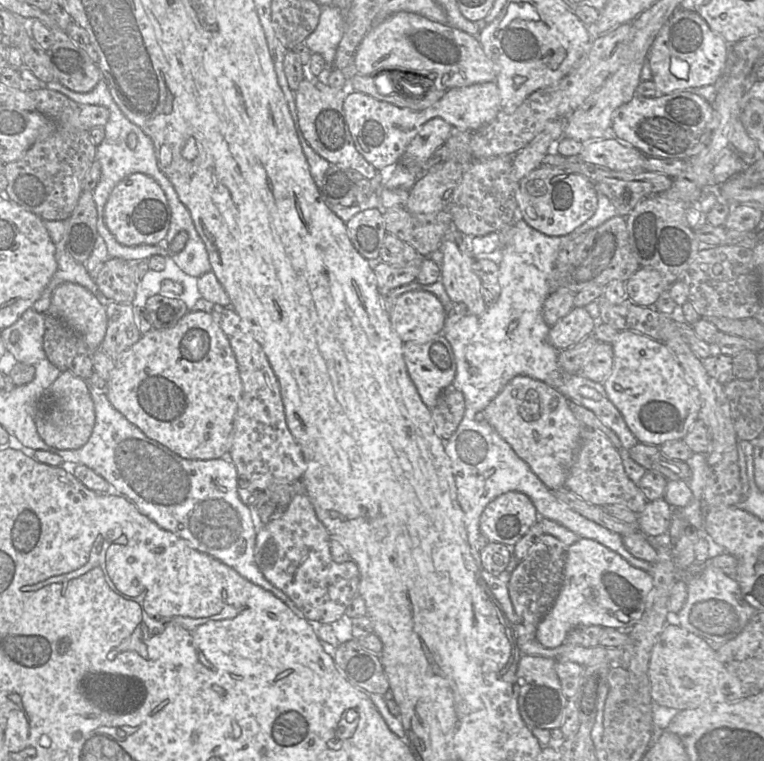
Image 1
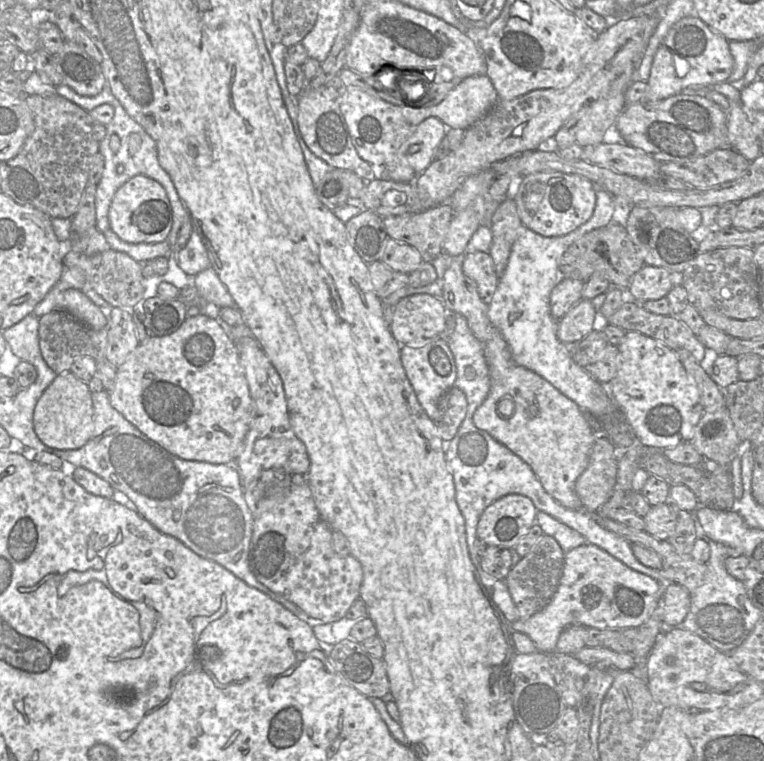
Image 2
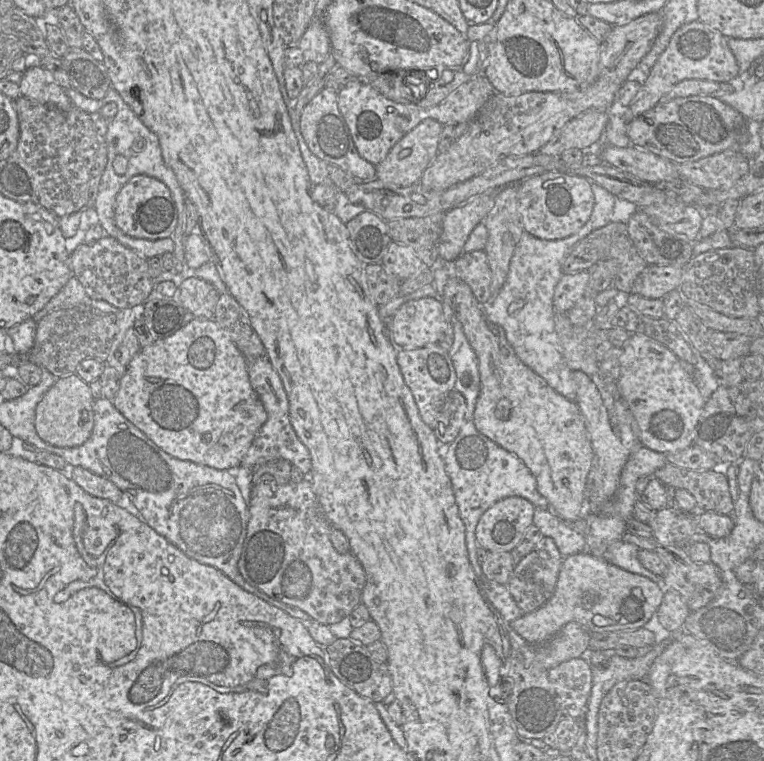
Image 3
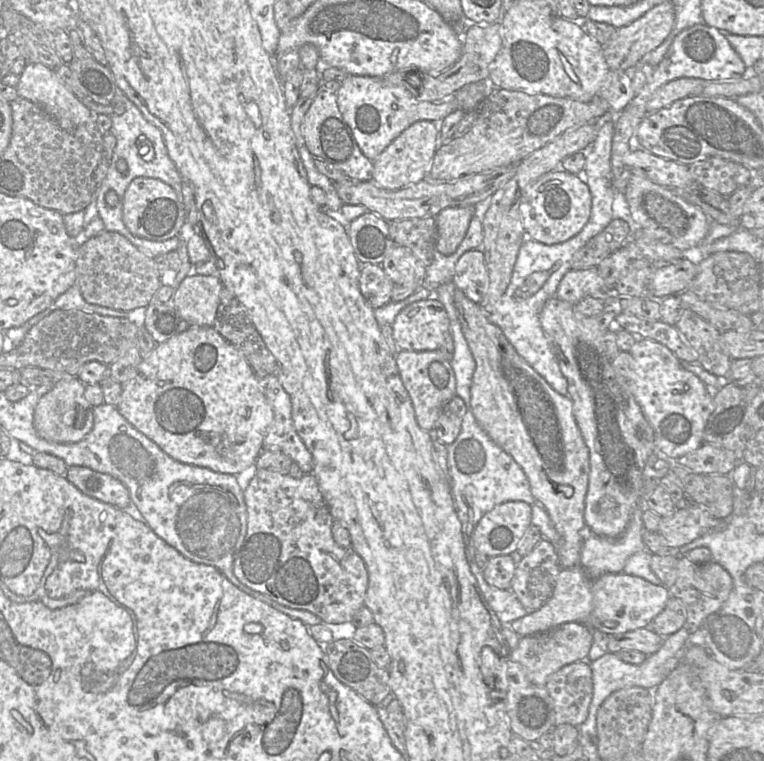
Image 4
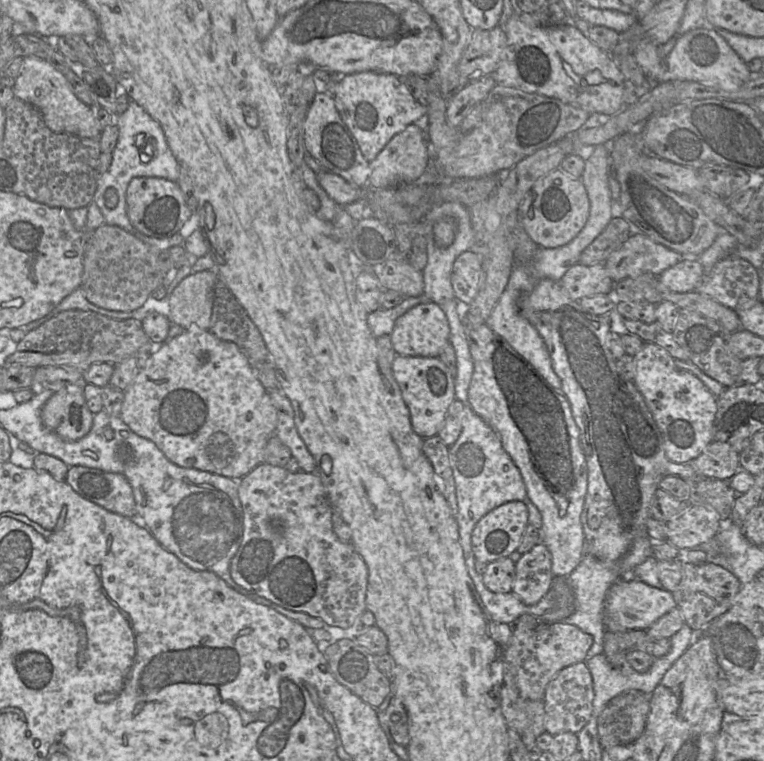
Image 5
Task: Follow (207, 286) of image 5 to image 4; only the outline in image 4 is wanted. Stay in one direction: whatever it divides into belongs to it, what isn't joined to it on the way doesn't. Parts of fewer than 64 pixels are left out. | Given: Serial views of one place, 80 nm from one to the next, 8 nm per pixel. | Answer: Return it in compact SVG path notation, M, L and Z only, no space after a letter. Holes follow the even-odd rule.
M189 274L173 294L175 306L190 325L213 326L223 284L219 277Z

